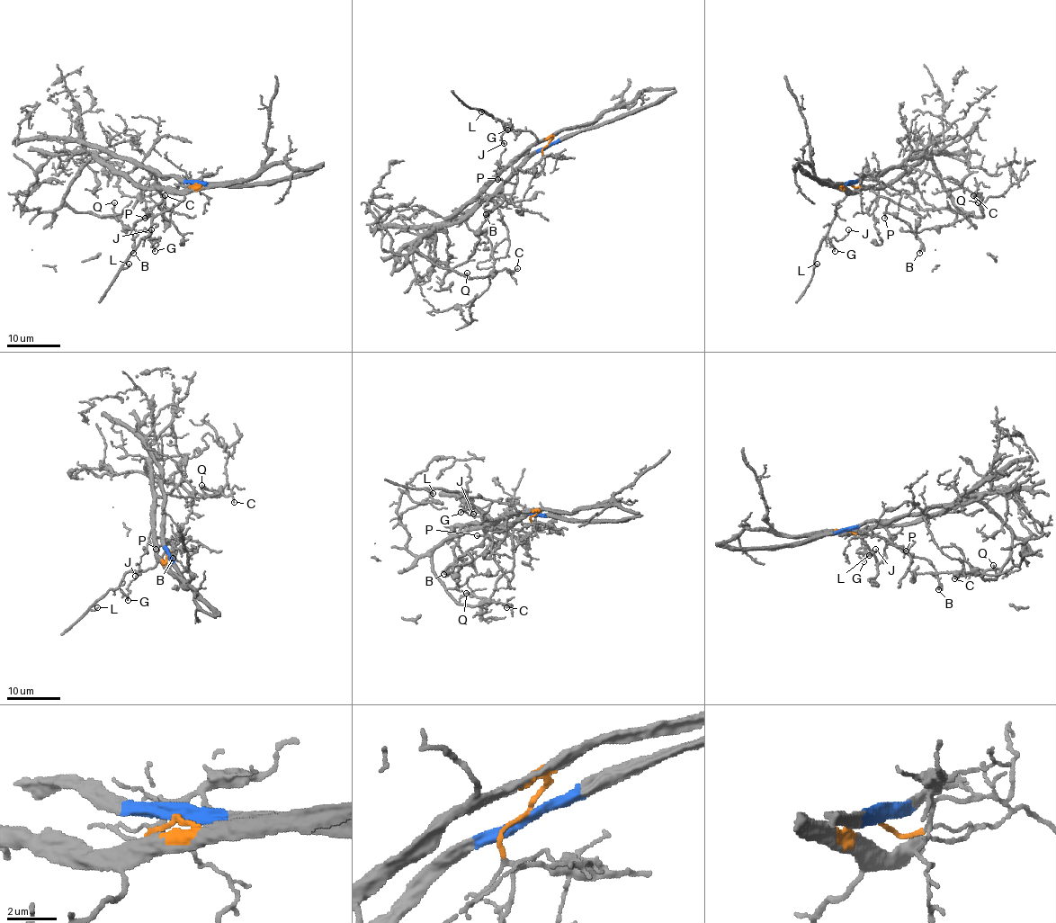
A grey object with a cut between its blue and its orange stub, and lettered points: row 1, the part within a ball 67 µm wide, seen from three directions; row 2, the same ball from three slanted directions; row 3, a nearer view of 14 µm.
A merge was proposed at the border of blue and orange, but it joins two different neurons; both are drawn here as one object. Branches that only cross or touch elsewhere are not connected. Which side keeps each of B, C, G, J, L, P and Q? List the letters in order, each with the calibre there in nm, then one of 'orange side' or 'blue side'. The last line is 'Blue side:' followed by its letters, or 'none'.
B: 240 nm | orange side
C: 90 nm | blue side
G: 90 nm | orange side
J: 100 nm | orange side
L: 120 nm | orange side
P: 130 nm | orange side
Q: 90 nm | blue side
Blue side: C, Q

